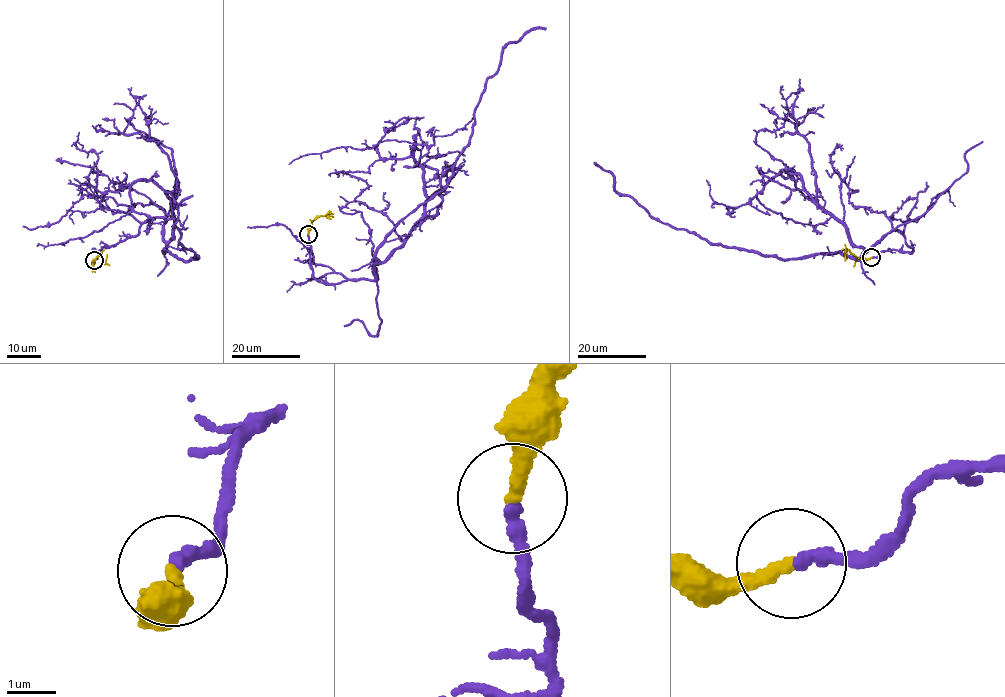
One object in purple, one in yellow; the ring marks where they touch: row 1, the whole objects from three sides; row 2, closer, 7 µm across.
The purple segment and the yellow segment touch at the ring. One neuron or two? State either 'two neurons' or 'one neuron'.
one neuron

